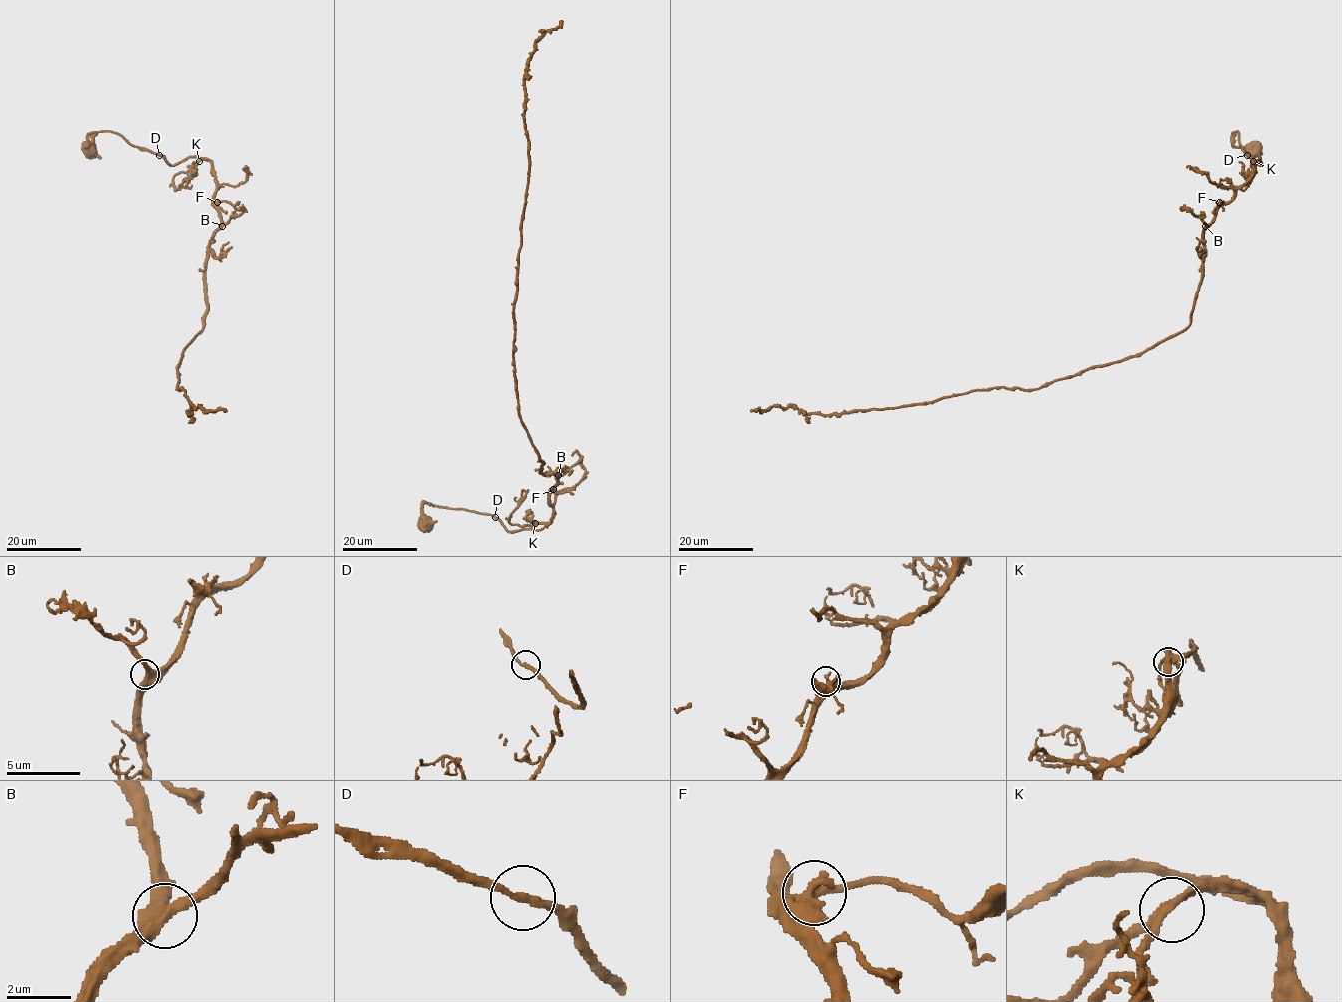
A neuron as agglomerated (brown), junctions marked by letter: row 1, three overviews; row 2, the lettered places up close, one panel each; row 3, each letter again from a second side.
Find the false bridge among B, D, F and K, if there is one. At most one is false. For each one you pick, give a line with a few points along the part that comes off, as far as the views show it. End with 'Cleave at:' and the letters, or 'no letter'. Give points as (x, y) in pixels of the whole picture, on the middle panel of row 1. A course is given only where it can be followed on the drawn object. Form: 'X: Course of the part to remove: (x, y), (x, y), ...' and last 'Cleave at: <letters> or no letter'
Cleave at: no letter

